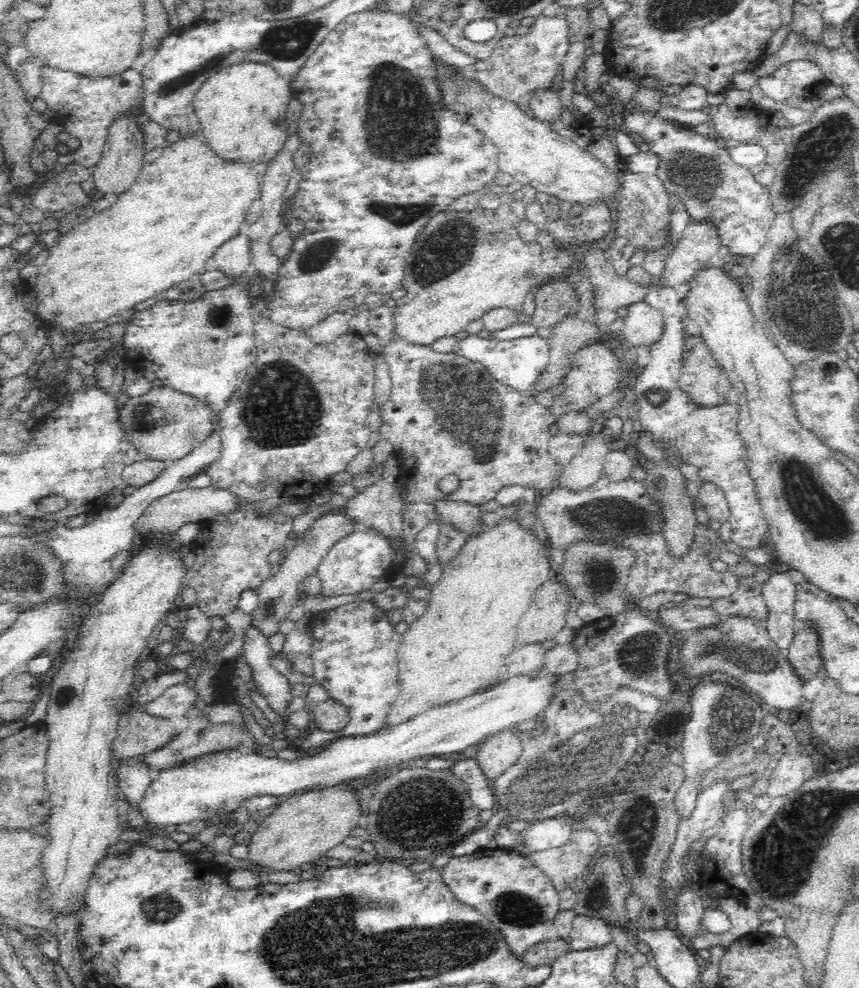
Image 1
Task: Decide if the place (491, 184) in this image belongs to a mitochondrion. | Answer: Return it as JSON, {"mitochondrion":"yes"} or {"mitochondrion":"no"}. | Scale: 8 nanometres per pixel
{"mitochondrion":"no"}

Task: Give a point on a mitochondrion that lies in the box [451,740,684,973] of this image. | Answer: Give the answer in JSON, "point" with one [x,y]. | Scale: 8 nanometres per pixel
{"point":[517,908]}

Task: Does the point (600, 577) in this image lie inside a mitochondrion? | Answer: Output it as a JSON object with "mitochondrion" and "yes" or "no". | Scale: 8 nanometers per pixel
{"mitochondrion":"yes"}

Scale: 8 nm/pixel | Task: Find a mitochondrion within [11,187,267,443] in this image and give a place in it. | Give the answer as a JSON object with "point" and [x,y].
{"point":[145,418]}

